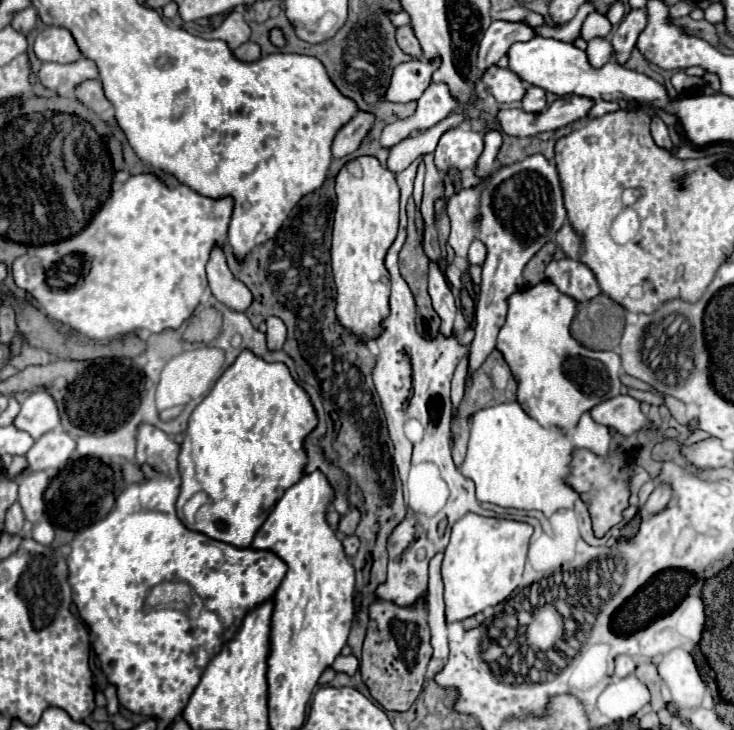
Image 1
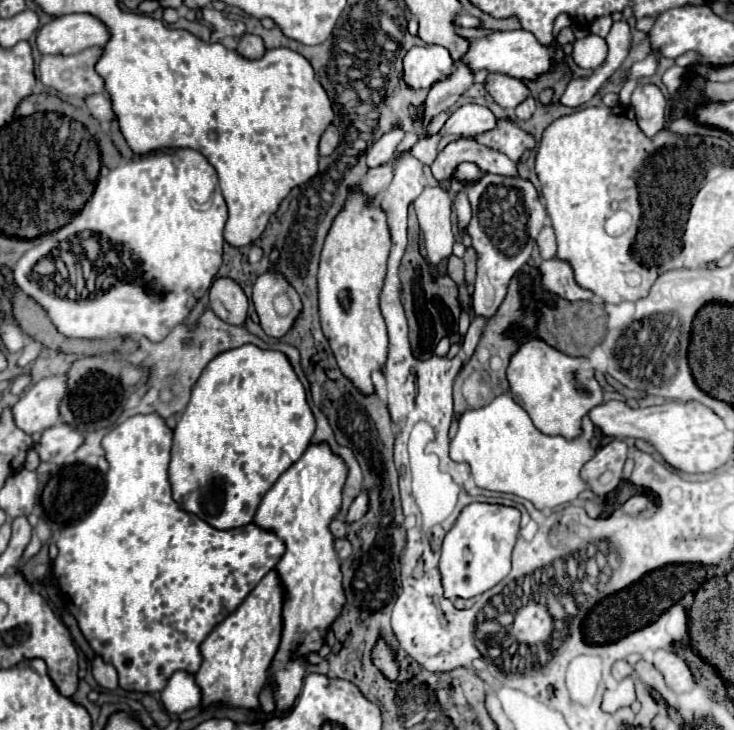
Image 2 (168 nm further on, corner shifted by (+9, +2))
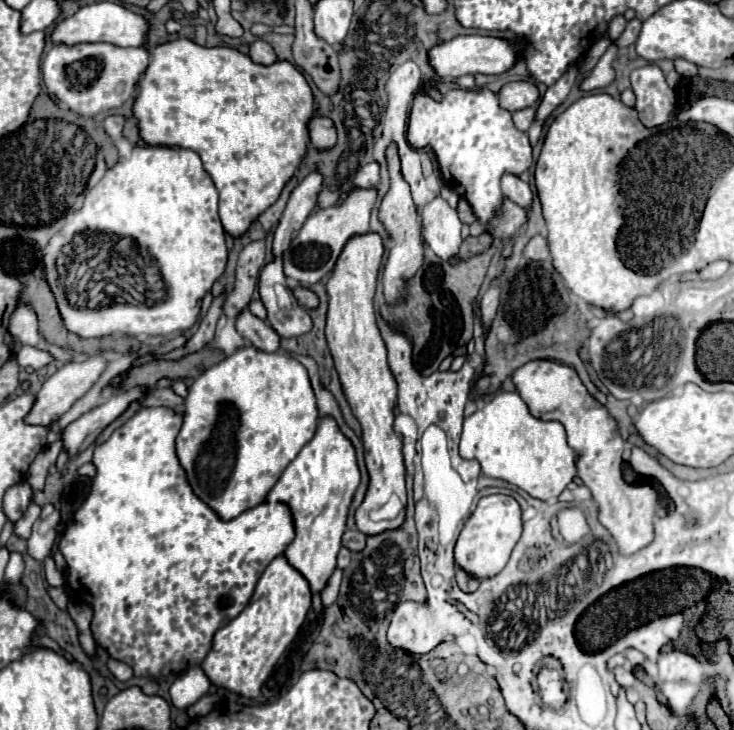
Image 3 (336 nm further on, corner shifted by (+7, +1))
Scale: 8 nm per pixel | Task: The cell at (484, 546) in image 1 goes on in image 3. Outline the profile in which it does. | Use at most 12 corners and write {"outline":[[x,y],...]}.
{"outline":[[507,494],[483,496],[459,534],[457,566],[505,568],[523,530]]}

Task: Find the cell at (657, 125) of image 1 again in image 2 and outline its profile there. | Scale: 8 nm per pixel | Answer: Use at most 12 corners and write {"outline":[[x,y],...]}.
{"outline":[[655,85],[631,95],[637,123],[647,137],[665,125],[665,97]]}

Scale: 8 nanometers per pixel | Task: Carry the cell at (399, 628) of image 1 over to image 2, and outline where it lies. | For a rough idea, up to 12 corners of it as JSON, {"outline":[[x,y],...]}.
{"outline":[[383,637],[371,649],[371,661],[385,679],[397,681],[397,651]]}

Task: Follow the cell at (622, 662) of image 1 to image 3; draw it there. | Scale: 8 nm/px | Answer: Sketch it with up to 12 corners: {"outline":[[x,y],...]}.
{"outline":[[615,668],[615,680],[619,686],[633,686],[635,676],[625,668]]}

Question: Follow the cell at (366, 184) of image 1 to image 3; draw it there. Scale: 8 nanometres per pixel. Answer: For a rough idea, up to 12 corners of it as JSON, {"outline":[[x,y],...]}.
{"outline":[[379,234],[353,238],[327,280],[327,344],[361,424],[369,512],[407,504],[397,382],[373,310]]}

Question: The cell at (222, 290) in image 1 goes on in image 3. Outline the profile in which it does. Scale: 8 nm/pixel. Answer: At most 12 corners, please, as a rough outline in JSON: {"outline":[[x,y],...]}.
{"outline":[[245,310],[237,332],[255,348],[277,352],[281,336]]}

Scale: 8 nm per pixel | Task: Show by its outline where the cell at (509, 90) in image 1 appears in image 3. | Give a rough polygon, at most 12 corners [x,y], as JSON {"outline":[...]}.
{"outline":[[509,82],[499,90],[499,104],[509,112],[539,100],[533,82]]}

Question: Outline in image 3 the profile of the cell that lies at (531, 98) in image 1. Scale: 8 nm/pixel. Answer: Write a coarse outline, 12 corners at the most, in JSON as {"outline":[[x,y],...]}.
{"outline":[[535,108],[513,112],[513,122],[527,132],[535,120]]}

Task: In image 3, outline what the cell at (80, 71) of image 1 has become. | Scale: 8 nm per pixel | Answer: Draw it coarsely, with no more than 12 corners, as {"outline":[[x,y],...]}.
{"outline":[[53,44],[51,96],[81,114],[131,100],[147,48]]}

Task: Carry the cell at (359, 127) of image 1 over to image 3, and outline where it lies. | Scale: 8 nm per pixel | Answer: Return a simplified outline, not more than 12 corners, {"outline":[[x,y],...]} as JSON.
{"outline":[[315,114],[309,136],[315,148],[333,148],[337,134],[329,118]]}

